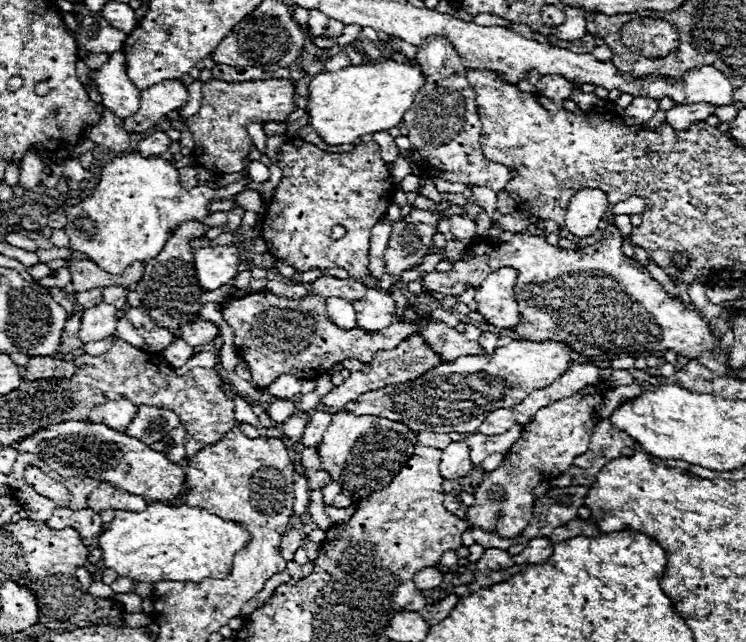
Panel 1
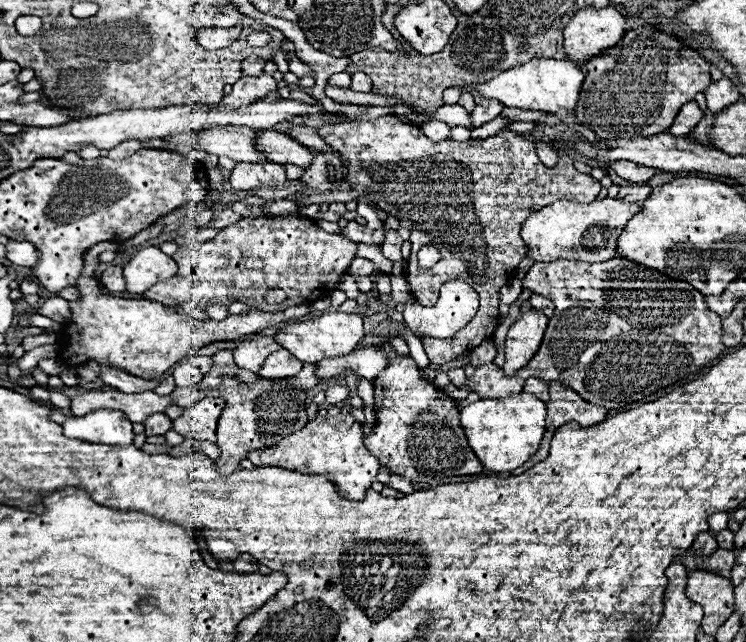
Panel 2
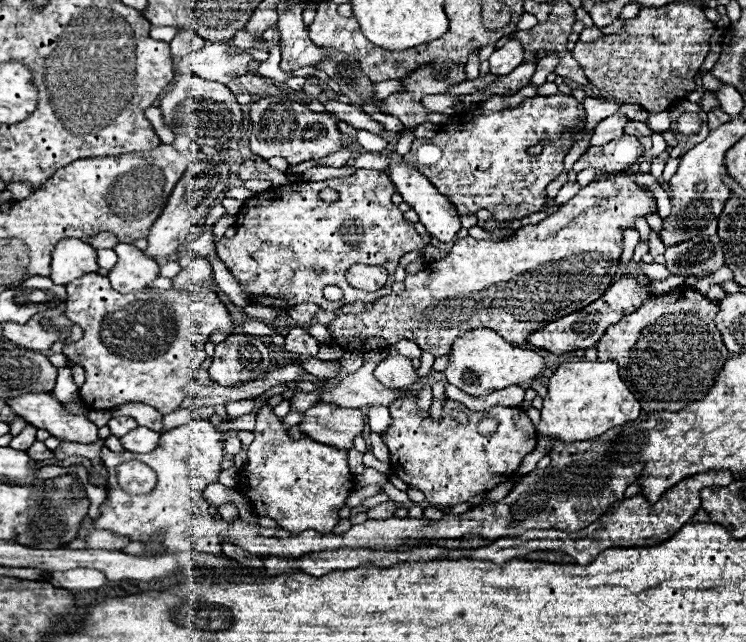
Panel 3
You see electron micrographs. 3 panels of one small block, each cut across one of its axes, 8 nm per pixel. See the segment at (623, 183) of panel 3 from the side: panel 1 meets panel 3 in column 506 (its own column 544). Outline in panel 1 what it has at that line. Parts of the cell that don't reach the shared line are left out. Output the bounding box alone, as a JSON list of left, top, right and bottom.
[420,226,728,376]

